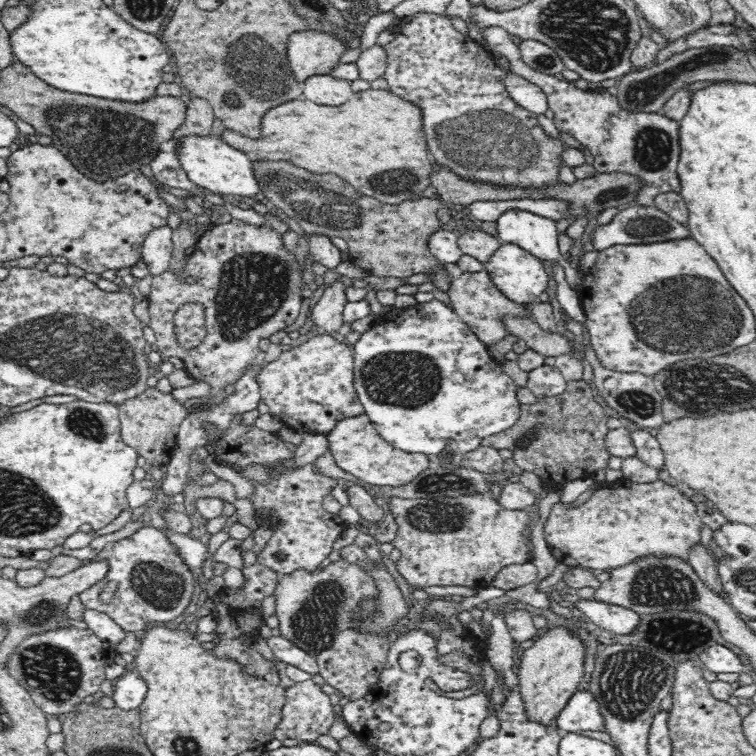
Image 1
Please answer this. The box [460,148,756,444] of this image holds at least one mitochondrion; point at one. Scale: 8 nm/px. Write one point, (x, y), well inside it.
(686, 314)

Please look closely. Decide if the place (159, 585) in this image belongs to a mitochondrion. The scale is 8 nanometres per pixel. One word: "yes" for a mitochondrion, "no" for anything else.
yes

